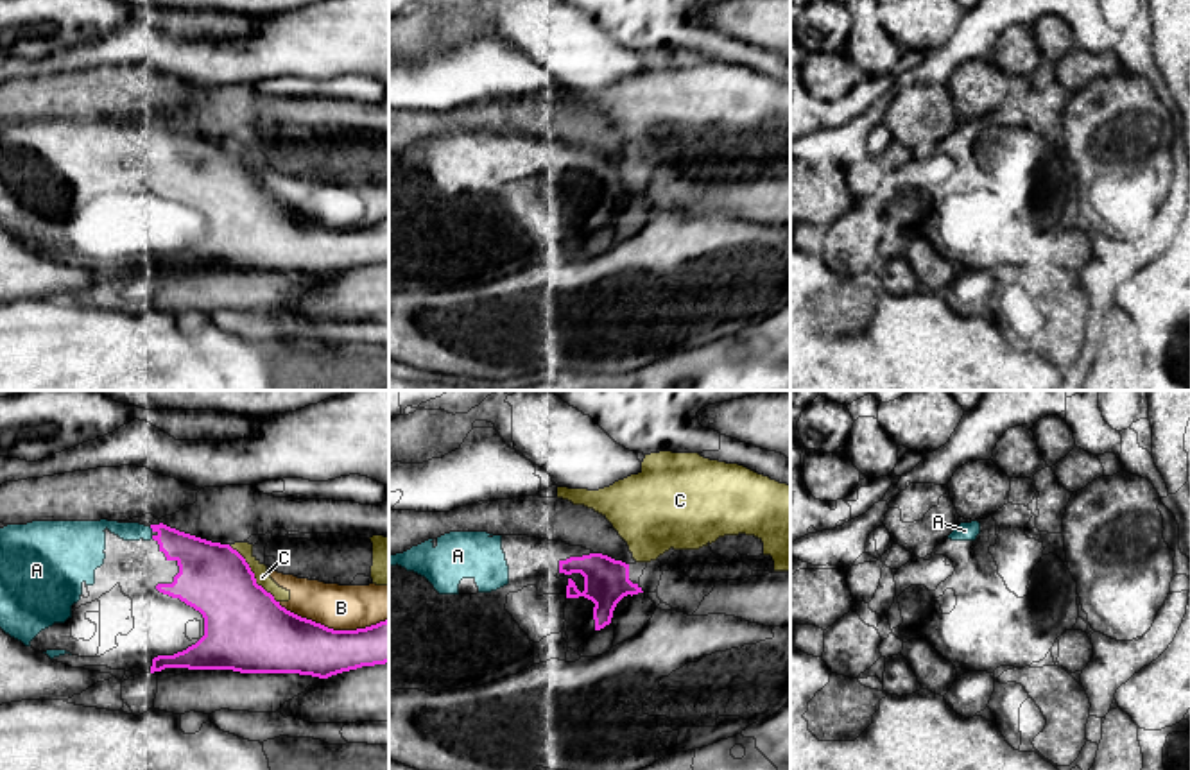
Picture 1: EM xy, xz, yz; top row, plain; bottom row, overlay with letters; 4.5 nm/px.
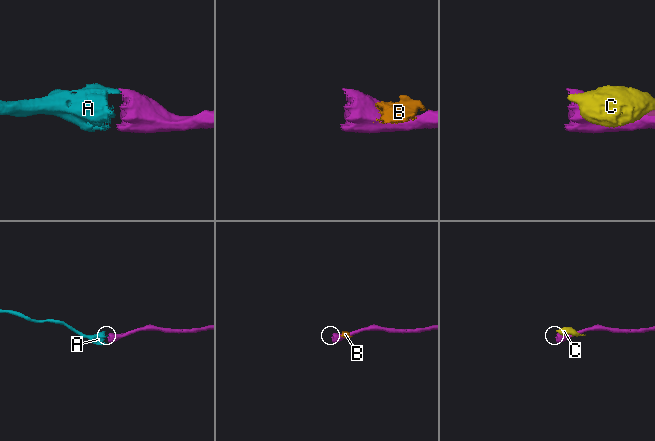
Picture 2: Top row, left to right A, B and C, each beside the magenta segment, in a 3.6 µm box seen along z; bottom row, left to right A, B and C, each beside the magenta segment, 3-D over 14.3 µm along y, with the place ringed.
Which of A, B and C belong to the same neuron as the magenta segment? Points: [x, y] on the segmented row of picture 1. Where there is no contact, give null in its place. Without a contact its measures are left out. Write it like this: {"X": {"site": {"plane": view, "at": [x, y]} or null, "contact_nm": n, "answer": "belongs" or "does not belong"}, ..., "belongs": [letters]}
{"A": {"site": {"plane": "xy", "at": [151, 527]}, "contact_nm": 30, "answer": "belongs"}, "B": {"site": {"plane": "xy", "at": [332, 629]}, "contact_nm": 500, "answer": "does not belong"}, "C": {"site": {"plane": "xy", "at": [253, 575]}, "contact_nm": 340, "answer": "does not belong"}, "belongs": ["A"]}

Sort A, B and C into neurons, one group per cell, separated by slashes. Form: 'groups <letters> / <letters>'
groups A / B C

